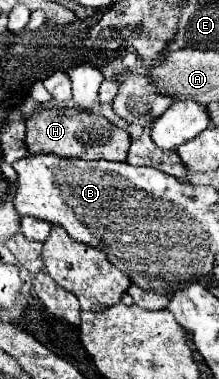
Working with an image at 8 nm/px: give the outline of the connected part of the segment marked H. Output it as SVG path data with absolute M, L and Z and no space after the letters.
M53 106L53 108L41 108L35 116L27 120L27 150L31 154L55 152L65 158L89 158L89 160L103 158L103 160L125 162L129 144L131 136L101 114Z

